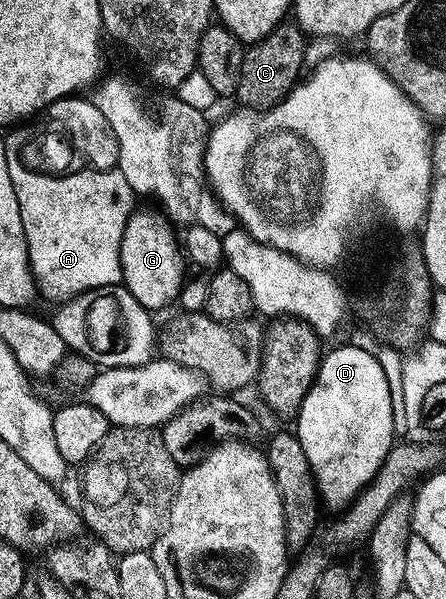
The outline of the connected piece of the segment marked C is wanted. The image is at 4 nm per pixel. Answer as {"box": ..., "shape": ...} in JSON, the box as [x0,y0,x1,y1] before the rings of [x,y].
{"box":[236,22,306,110],"shape":[[[282,22],[271,34],[261,40],[250,43],[245,49],[243,74],[239,74],[239,86],[236,99],[246,108],[264,110],[273,108],[296,88],[302,79],[301,67],[305,64],[306,33],[293,22]]]}

